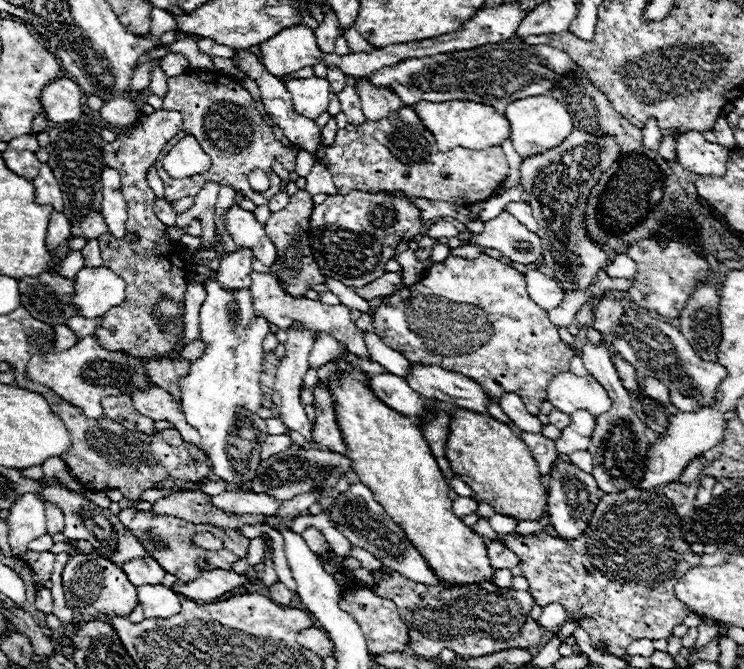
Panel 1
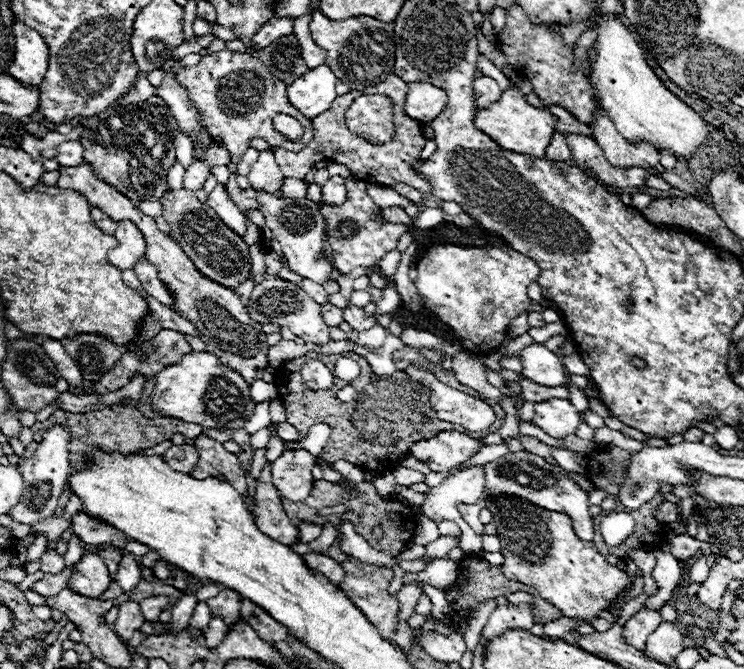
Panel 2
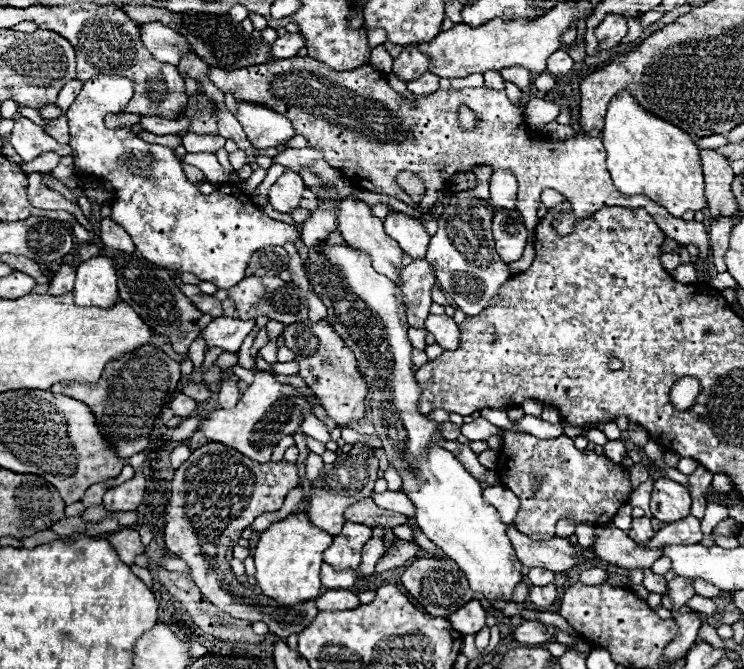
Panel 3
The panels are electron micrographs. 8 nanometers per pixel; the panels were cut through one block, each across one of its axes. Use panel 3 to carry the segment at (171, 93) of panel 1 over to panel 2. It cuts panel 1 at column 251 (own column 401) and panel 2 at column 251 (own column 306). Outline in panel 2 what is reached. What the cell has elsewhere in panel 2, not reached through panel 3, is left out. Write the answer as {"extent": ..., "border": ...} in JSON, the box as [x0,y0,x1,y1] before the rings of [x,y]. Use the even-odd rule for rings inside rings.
{"extent":[176,50,314,164],"border":[[[222,50],[222,52],[212,52],[208,56],[202,56],[202,60],[196,66],[184,66],[176,72],[176,80],[180,86],[188,90],[190,102],[200,110],[202,116],[202,126],[208,130],[208,134],[214,138],[214,142],[222,144],[228,152],[234,164],[238,164],[250,148],[252,138],[262,138],[270,146],[280,146],[284,150],[298,152],[302,150],[314,136],[314,128],[310,118],[306,118],[302,112],[298,112],[286,96],[286,84],[270,70],[264,66],[262,60],[250,56],[250,54],[240,54],[232,50]],[[276,114],[290,114],[298,118],[304,126],[304,136],[300,142],[288,142],[284,136],[276,134],[272,128],[272,118]]]}

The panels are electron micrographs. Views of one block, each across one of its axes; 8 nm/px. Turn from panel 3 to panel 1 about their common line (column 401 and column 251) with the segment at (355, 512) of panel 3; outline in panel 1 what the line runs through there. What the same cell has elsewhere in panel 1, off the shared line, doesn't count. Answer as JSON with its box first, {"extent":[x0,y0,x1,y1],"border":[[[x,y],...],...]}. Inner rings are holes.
{"extent":[152,492,268,528],"border":[[[180,492],[168,498],[154,502],[152,508],[156,514],[176,516],[186,522],[194,524],[212,524],[212,526],[230,526],[242,528],[246,524],[264,524],[268,516],[254,516],[254,514],[232,514],[224,512],[210,504],[210,496],[204,492]]]}

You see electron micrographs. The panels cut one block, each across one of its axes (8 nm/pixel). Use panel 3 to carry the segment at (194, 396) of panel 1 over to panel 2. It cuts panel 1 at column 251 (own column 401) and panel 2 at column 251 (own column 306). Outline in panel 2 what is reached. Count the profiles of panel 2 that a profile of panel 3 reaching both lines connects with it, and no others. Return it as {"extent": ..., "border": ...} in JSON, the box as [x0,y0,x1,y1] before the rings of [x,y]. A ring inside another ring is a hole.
{"extent":[158,188,252,292],"border":[[[168,188],[158,200],[162,204],[162,218],[172,226],[170,236],[182,246],[182,250],[194,262],[198,272],[208,280],[236,292],[238,286],[246,282],[252,270],[250,246],[234,230],[230,230],[214,210],[202,204],[196,198],[196,192],[188,192],[184,188],[180,190]]]}

